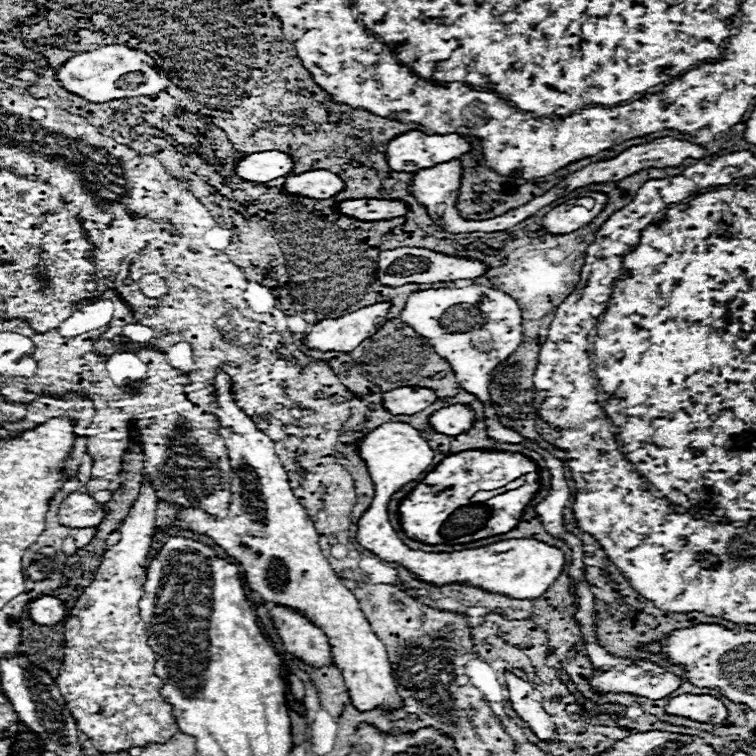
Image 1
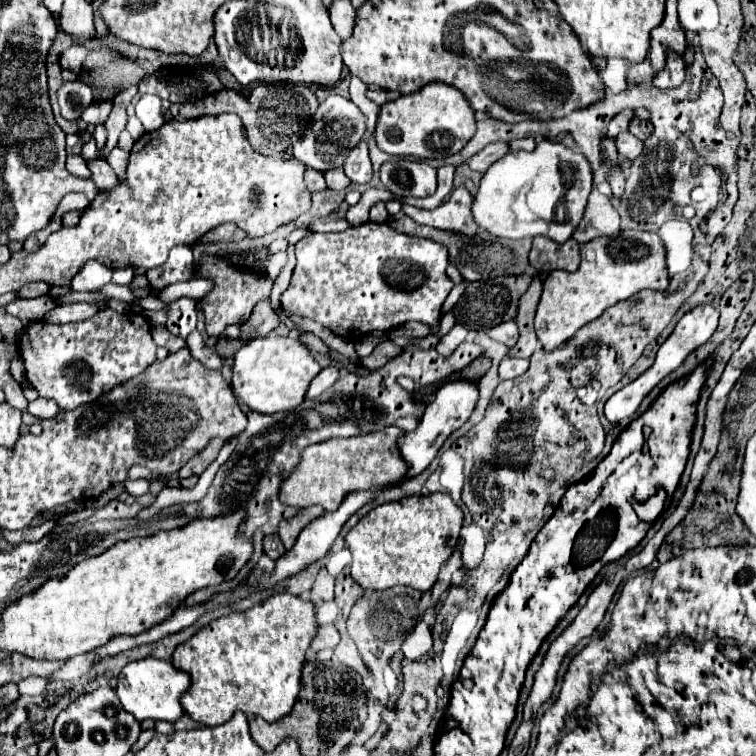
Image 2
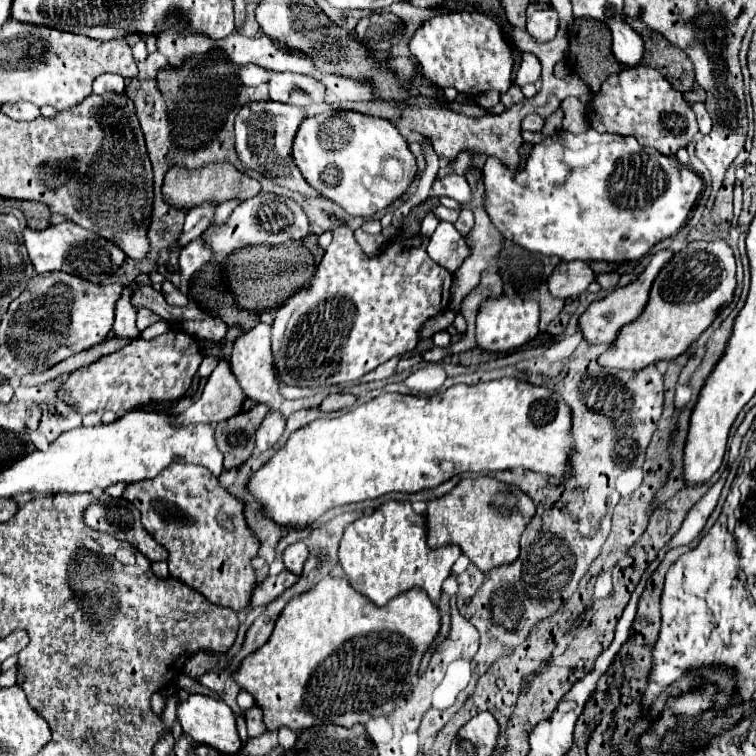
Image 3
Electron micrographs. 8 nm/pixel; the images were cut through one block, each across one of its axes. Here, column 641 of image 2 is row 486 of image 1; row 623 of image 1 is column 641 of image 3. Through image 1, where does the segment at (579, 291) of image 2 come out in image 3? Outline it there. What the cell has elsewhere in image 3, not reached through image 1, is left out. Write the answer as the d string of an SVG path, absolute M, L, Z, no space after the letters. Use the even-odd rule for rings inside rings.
M724 240L688 242L682 250L674 252L658 272L642 316L618 332L618 338L598 358L598 362L610 368L640 370L656 360L672 360L680 356L690 342L694 342L714 322L718 310L732 302L734 288L736 264L732 248Z

